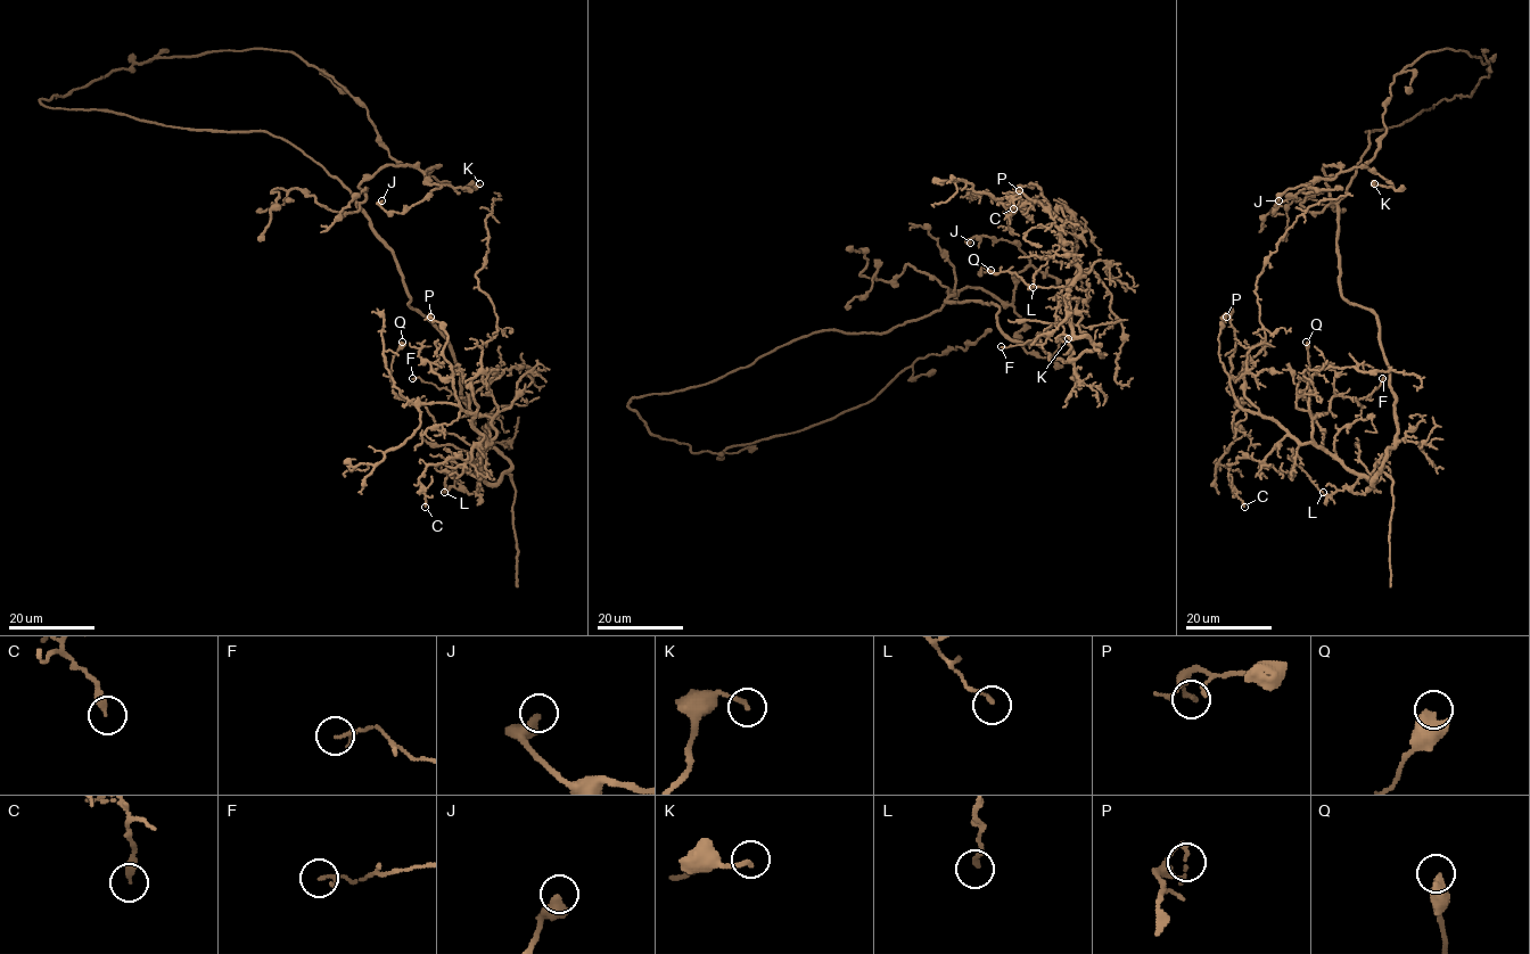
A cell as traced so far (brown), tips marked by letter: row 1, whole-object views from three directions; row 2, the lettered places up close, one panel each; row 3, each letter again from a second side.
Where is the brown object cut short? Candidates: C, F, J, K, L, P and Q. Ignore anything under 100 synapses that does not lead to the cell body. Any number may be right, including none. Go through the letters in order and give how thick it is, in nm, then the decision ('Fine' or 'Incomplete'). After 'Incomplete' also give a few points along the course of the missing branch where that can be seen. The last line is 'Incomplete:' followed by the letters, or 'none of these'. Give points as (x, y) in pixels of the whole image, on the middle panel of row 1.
C: Thickness 320 nm. Fine
F: Thickness 130 nm. Fine
J: Thickness 500 nm. Fine
K: Thickness 170 nm. Fine
L: Thickness 150 nm. Fine
P: Thickness 120 nm. Fine
Q: Thickness 550 nm. Fine
Incomplete: none of these

